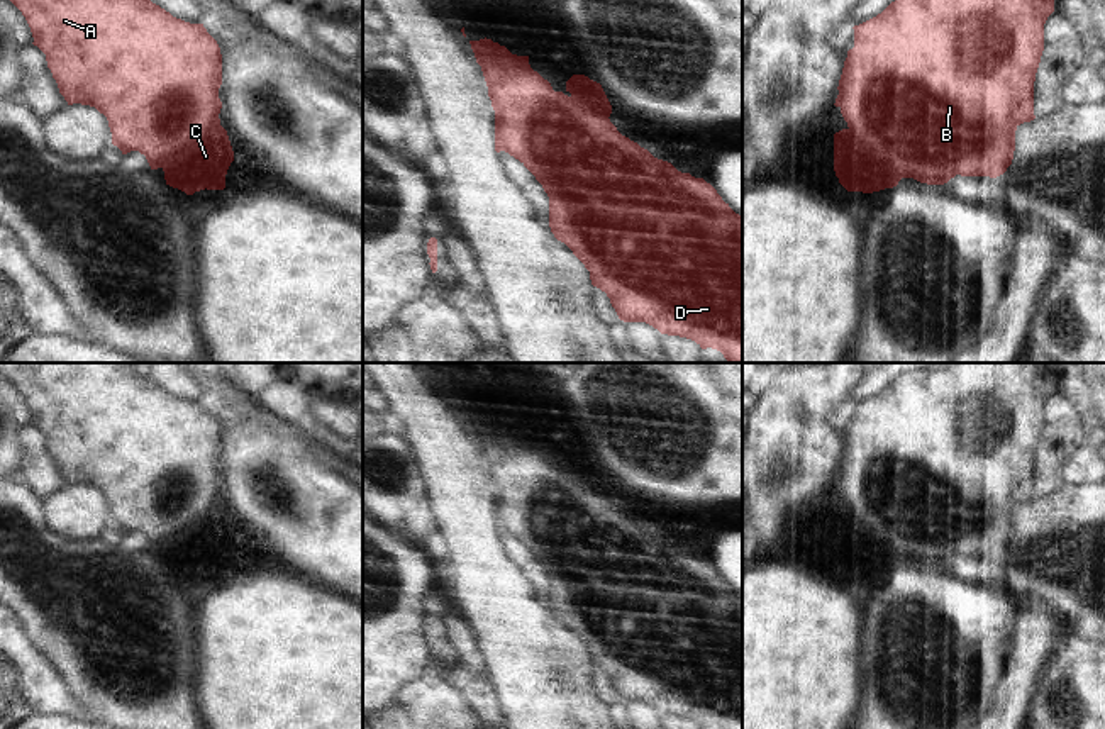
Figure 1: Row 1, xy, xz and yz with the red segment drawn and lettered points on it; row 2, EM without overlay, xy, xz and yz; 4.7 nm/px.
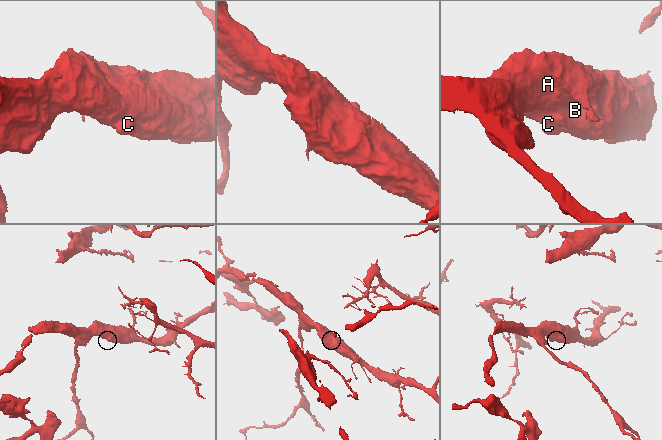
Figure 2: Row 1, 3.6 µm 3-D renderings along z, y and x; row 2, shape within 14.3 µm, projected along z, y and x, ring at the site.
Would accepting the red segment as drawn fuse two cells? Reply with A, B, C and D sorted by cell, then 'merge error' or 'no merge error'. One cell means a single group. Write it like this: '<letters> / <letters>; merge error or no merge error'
A B C D; no merge error

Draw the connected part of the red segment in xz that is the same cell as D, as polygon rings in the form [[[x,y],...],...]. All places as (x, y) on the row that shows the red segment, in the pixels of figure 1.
[[[491,39],[469,41],[495,110],[495,151],[519,159],[549,197],[549,227],[590,271],[591,285],[610,298],[624,322],[646,322],[661,334],[712,348],[742,363],[742,217],[703,178],[678,171],[622,136],[610,122],[612,105],[600,83],[573,75],[566,92],[554,92],[529,64]]]

